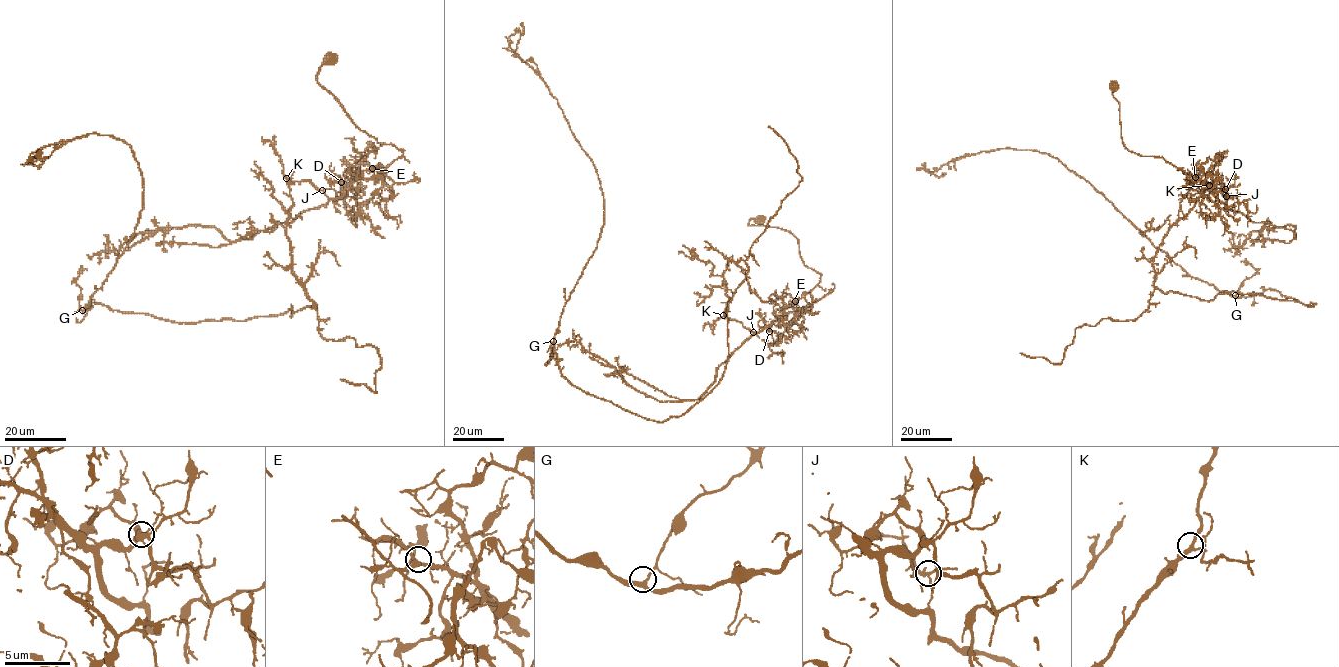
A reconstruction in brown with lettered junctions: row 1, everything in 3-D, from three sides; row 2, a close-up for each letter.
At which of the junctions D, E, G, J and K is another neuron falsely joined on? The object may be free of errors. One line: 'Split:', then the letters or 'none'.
Split: J

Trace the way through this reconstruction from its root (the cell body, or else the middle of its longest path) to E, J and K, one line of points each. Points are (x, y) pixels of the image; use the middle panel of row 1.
E: (759, 221), (751, 218), (749, 225), (789, 232), (797, 239), (803, 264), (821, 274), (816, 286), (795, 301)
J: (759, 221), (751, 218), (749, 225), (789, 232), (797, 239), (803, 264), (821, 277), (775, 320), (753, 332)
K: (759, 221), (751, 218), (749, 225), (789, 232), (803, 264), (819, 273), (820, 280), (757, 333), (723, 315)

